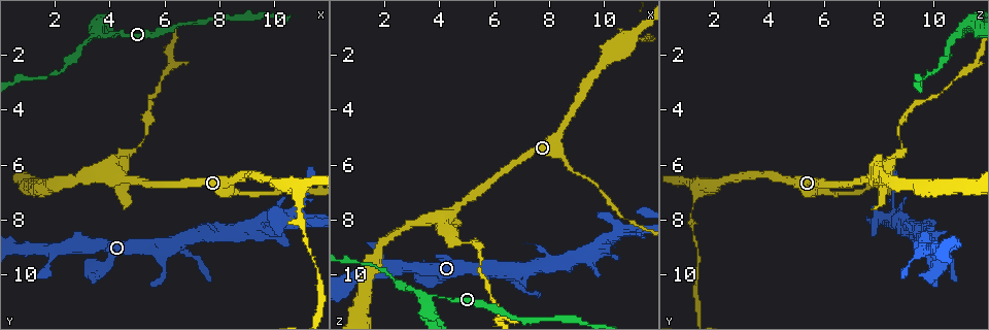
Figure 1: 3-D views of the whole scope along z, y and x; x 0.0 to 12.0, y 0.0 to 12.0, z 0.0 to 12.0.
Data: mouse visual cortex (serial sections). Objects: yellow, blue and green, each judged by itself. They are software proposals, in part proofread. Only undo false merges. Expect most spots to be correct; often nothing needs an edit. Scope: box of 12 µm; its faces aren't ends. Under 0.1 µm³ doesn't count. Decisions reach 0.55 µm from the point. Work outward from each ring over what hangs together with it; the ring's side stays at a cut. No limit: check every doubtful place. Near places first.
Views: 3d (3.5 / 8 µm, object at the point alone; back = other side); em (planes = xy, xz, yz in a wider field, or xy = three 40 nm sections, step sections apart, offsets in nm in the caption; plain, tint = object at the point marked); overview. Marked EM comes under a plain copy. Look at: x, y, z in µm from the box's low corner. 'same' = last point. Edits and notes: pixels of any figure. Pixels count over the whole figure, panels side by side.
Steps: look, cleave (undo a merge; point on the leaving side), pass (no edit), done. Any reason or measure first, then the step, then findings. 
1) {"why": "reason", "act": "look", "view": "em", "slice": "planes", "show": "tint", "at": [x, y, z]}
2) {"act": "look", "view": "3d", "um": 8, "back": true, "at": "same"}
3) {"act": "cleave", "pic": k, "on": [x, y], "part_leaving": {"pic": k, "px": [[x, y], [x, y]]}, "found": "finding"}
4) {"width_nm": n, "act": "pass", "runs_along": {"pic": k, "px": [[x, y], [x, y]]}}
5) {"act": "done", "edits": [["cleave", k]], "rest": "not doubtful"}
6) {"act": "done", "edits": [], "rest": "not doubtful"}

{"why": "narrows sharply", "act": "look", "view": "3d", "um": 3.5, "at": [3.6, 1.1, 10.8]}

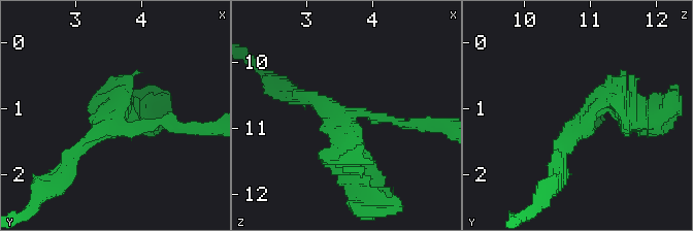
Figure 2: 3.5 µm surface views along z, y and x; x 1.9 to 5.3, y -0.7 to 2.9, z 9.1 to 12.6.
{"why": "shape alone is not enough", "act": "look", "view": "em", "slice": "planes", "show": "tint", "at": [3.65, 1.20, 10.85]}

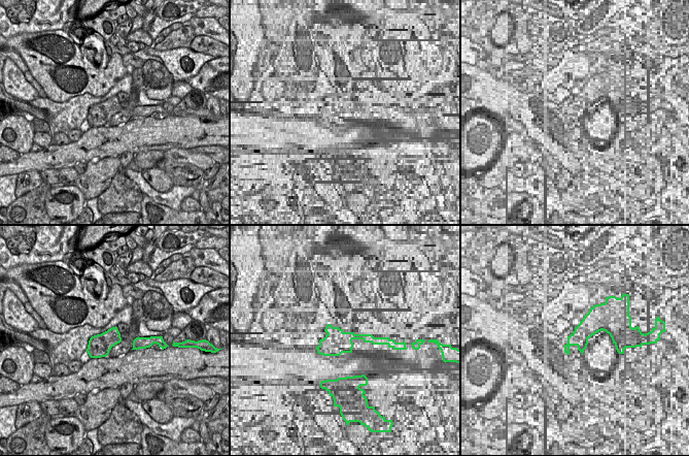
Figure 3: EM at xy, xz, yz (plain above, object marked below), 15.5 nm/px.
{"arm_widths_nm": [150, 150, 350], "act": "pass", "runs_along": {"pic": 2, "px": [[407, 124], [366, 113], [348, 119], [354, 172]]}, "found": "continuous, no second cell"}

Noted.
{"why": "thick turns thin", "act": "look", "view": "3d", "um": 3.5, "at": [8.5, 7.0, 5.9]}

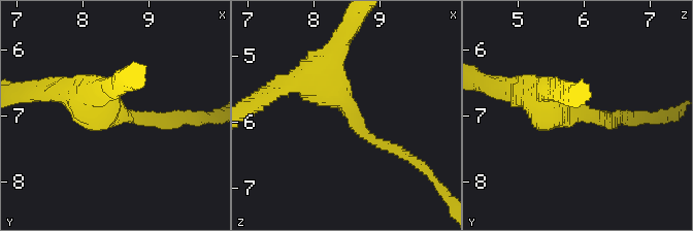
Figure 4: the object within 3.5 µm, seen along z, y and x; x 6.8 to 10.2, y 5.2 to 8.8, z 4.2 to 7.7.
{"act": "look", "view": "em", "slice": "xy", "step": 2, "show": "tint", "at": [8.60, 7.00, 5.90]}

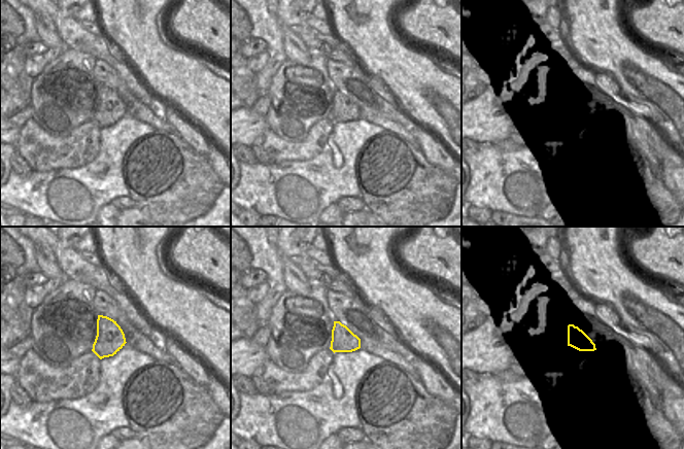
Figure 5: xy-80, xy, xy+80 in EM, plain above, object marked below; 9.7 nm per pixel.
{"why": "another direction", "act": "look", "view": "em", "slice": "planes", "show": "tint", "at": "same"}

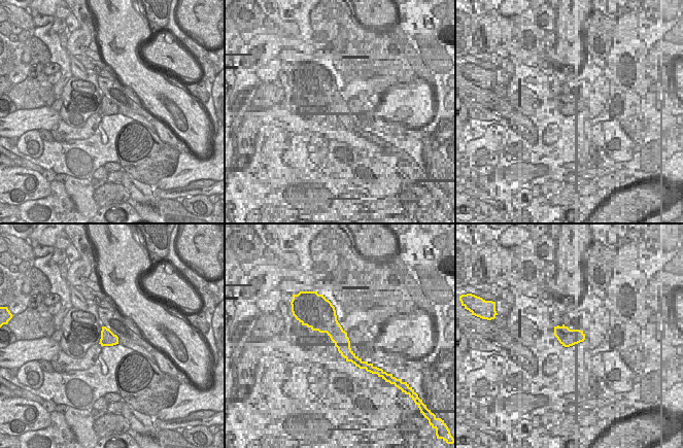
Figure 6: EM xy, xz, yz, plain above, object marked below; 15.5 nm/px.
{"arm_widths_nm": [150, 600], "act": "pass", "runs_along": {"pic": 4, "px": [[297, 80], [328, 86], [357, 126], [404, 155]]}, "found": "one cell here"}

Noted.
{"why": "arms part here", "act": "look", "view": "3d", "um": 8, "at": [4.4, 6.4, 7.8]}

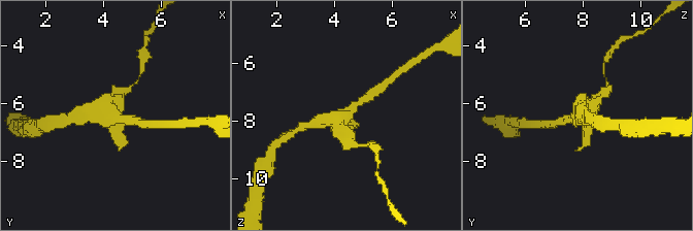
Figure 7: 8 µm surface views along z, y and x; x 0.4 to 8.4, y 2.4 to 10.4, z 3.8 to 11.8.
{"act": "look", "view": "em", "slice": "planes", "show": "tint", "at": [4.2, 6.4, 7.8]}

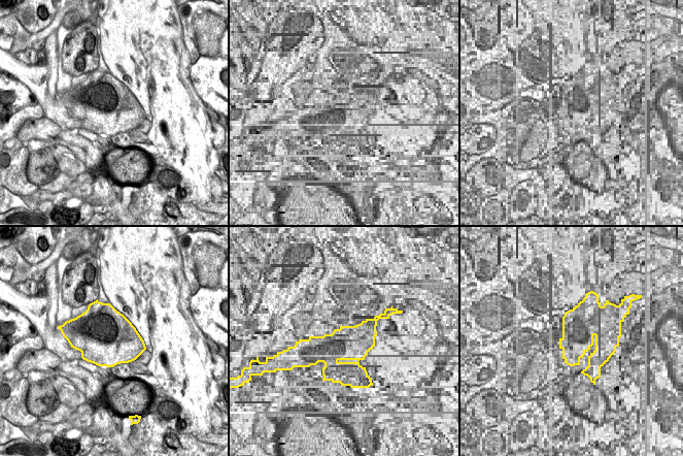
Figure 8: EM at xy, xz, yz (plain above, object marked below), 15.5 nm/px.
{"act": "pass", "runs_along": {"pic": 7, "px": [[360, 102], [339, 118], [311, 124]]}, "found": "all the same cell"}

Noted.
{"why": "sudden change in width", "act": "look", "view": "3d", "um": 3.5, "at": [4.4, 5.6, 8.6]}

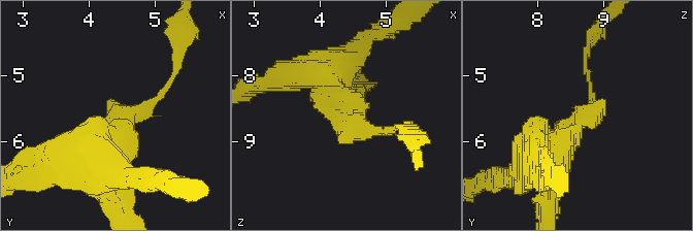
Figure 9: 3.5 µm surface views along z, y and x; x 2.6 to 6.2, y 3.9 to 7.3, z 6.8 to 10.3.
{"arm_widths_nm": [100, 500], "act": "look", "view": "em", "slice": "planes", "show": "tint", "at": [4.50, 5.65, 8.75]}

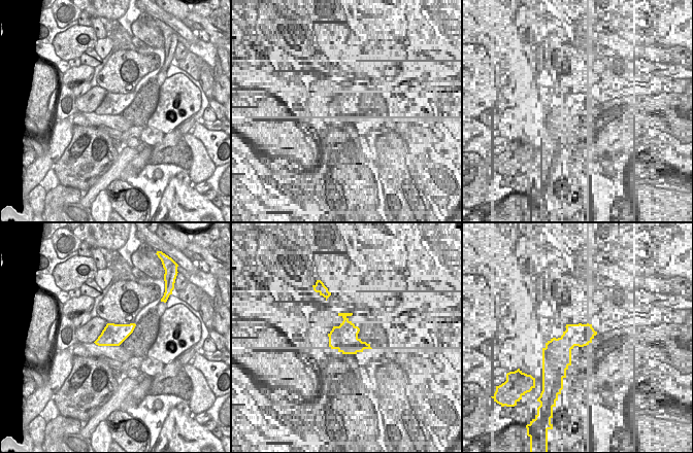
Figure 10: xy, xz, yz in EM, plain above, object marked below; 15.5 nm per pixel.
{"act": "pass", "runs_along": {"pic": 9, "px": [[99, 150], [171, 76]]}, "found": "all the same cell"}

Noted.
{"why": "sudden change in width", "act": "look", "view": "3d", "um": 3.5, "at": [5.2, 4.9, 8.8]}

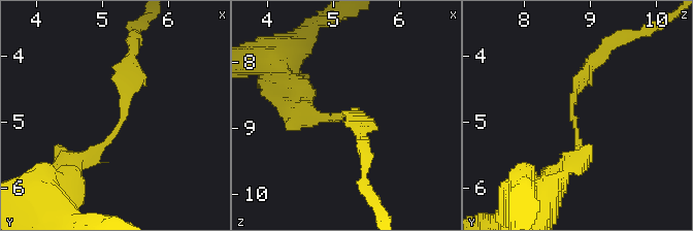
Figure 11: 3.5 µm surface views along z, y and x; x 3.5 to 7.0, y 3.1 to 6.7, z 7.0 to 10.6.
{"arm_widths_nm": [200, 200], "why": "shape alone is not enough", "act": "look", "view": "em", "slice": "xy", "step": 5, "show": "tint", "at": [5.25, 4.95, 8.80]}

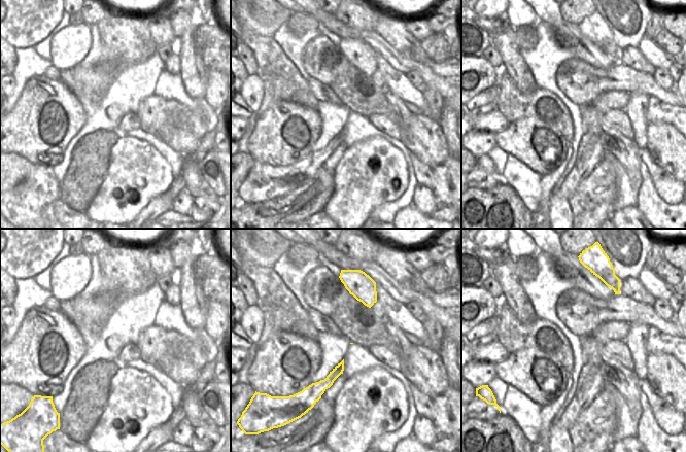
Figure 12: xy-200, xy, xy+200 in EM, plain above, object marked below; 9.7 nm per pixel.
{"act": "pass", "runs_along": {"pic": 11, "px": [[68, 164], [100, 149], [119, 123], [131, 59]]}, "found": "all the same cell"}

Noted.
{"act": "done", "edits": [], "rest": "not doubtful"}

